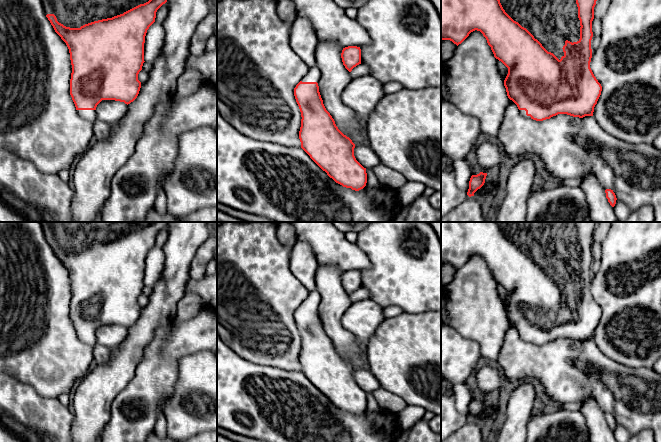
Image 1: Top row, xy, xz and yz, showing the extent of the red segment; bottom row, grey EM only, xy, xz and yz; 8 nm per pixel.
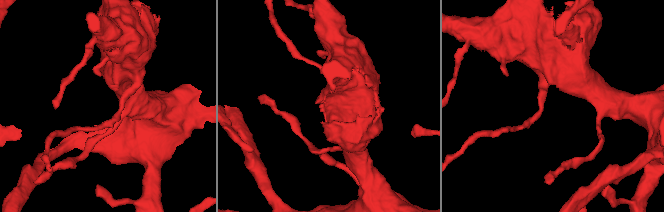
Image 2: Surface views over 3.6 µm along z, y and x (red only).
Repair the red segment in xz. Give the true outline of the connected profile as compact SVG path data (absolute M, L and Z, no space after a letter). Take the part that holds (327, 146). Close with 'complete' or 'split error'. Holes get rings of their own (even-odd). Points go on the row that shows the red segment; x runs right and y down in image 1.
M310 68L294 88L301 112L301 148L336 183L359 191L366 186L367 173L354 156L355 144L336 126L319 92L321 70Z; split error

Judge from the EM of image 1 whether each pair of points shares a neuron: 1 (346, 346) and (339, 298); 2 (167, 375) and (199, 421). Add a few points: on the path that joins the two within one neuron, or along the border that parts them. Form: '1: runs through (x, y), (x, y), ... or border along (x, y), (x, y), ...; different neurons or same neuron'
1: runs through (338, 334), (335, 330), (335, 310); same neuron
2: border along (178, 363), (177, 382), (164, 407); different neurons

